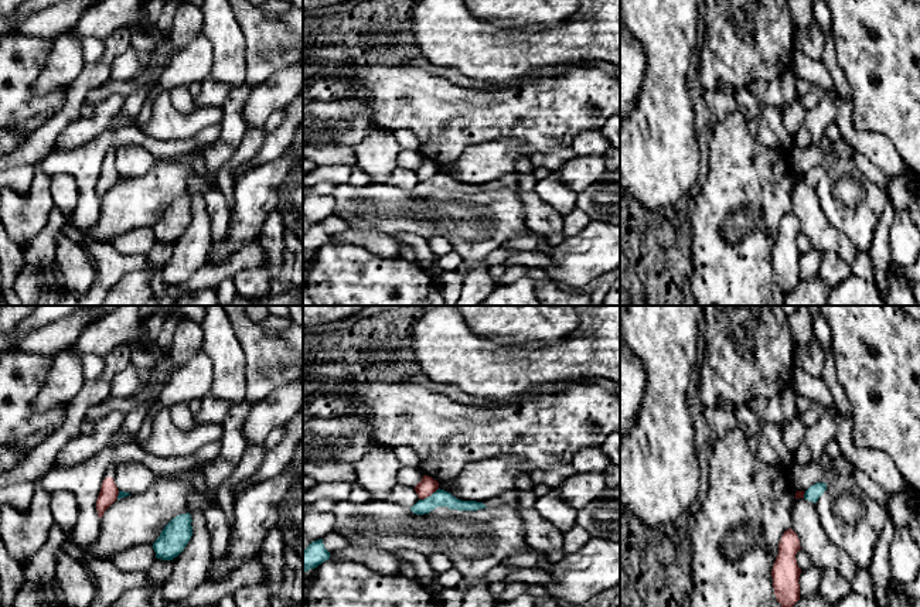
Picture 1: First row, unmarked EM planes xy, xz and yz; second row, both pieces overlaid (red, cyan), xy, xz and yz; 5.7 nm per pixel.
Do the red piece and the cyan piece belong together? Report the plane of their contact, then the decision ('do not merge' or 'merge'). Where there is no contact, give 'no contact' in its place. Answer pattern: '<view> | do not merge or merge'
xz | do not merge

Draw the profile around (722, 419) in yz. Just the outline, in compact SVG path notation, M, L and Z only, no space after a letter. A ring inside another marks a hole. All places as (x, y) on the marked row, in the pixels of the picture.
M729 405L703 407L703 415L718 439L722 439L730 430L737 429L735 410Z

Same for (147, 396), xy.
M163 361L150 374L149 382L142 388L136 395L126 398L113 398L109 396L100 405L91 407L85 417L96 423L102 417L108 416L112 412L125 412L129 413L137 407L151 407L154 409L159 405L159 396L161 391L167 386L170 379L170 372L166 369Z

